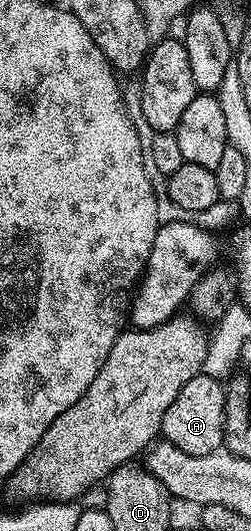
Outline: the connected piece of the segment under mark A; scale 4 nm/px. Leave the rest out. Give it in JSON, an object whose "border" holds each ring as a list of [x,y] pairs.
{"border":[[[197,374],[188,380],[162,416],[161,437],[172,443],[180,452],[192,456],[213,454],[223,445],[224,412],[227,387],[219,379],[207,374]]]}

